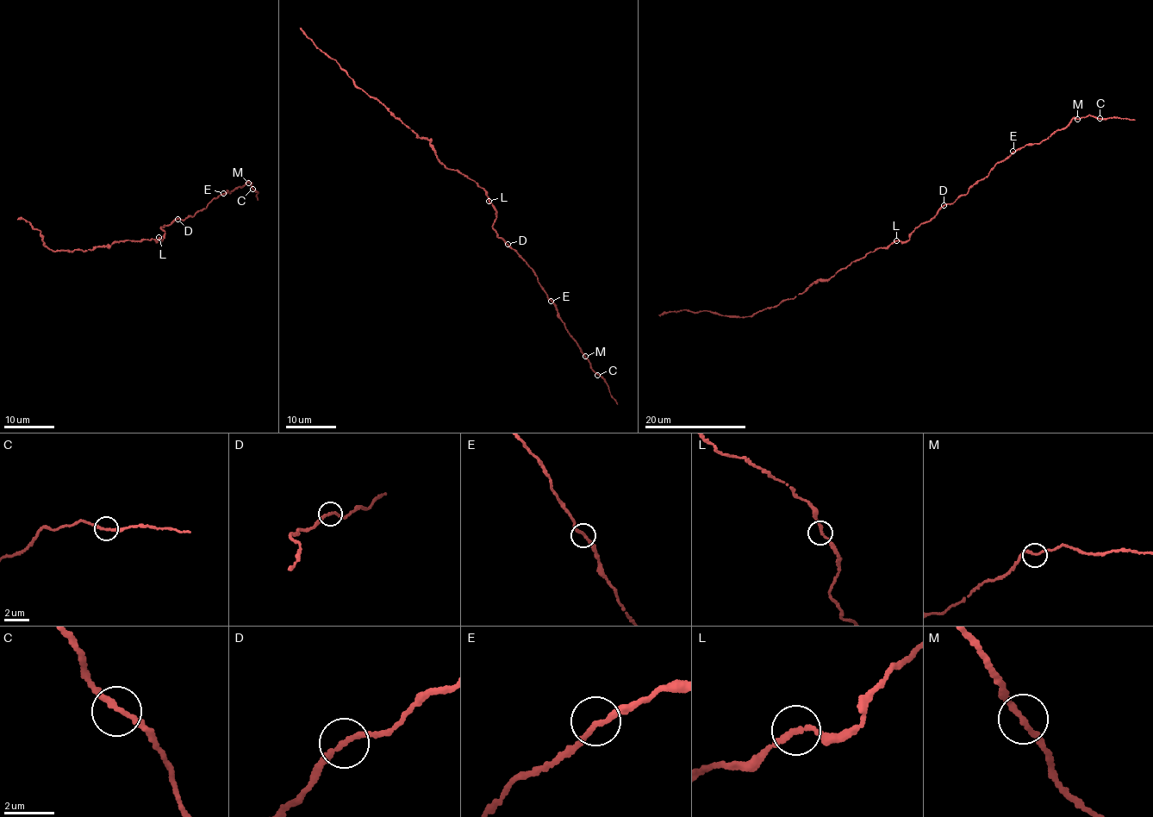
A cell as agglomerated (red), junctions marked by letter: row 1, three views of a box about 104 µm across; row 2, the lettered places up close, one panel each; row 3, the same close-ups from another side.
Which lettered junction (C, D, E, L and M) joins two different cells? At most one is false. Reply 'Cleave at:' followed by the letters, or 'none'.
Cleave at: none

